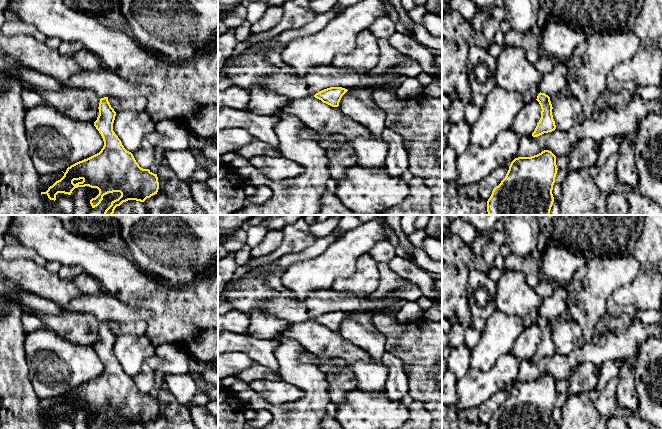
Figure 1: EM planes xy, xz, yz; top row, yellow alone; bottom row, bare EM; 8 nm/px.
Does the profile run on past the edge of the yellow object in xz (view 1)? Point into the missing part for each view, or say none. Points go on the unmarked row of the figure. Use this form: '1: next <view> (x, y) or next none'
1: next none

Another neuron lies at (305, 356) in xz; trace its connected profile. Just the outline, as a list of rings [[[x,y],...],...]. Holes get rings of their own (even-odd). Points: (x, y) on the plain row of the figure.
[[[302,351],[300,354],[300,359],[304,362],[313,362],[315,364],[321,365],[326,360],[325,358],[317,357],[310,352]]]

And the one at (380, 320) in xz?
[[[382,311],[373,312],[372,321],[387,340],[385,351],[410,365],[408,394],[430,411],[433,416],[432,429],[442,429],[442,322],[421,318],[410,323],[400,323],[395,314],[387,315]]]

